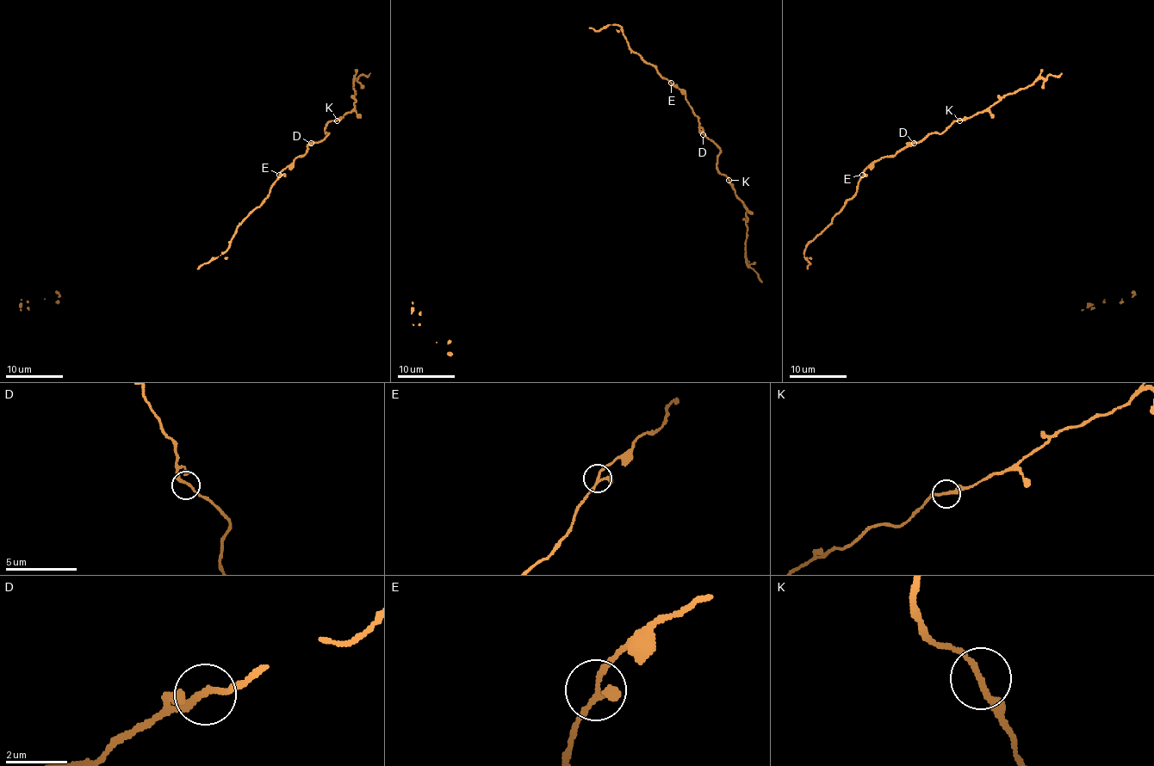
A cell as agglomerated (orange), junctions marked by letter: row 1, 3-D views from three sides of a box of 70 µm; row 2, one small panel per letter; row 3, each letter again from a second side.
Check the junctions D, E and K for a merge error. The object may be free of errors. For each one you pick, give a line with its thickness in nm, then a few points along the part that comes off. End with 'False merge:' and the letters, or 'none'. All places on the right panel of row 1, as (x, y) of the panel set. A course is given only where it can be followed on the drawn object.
K: 200 nm thick; foreign part runs (960, 120), (989, 108), (1008, 94), (1026, 89), (1038, 80), (1062, 72)
False merge: K

